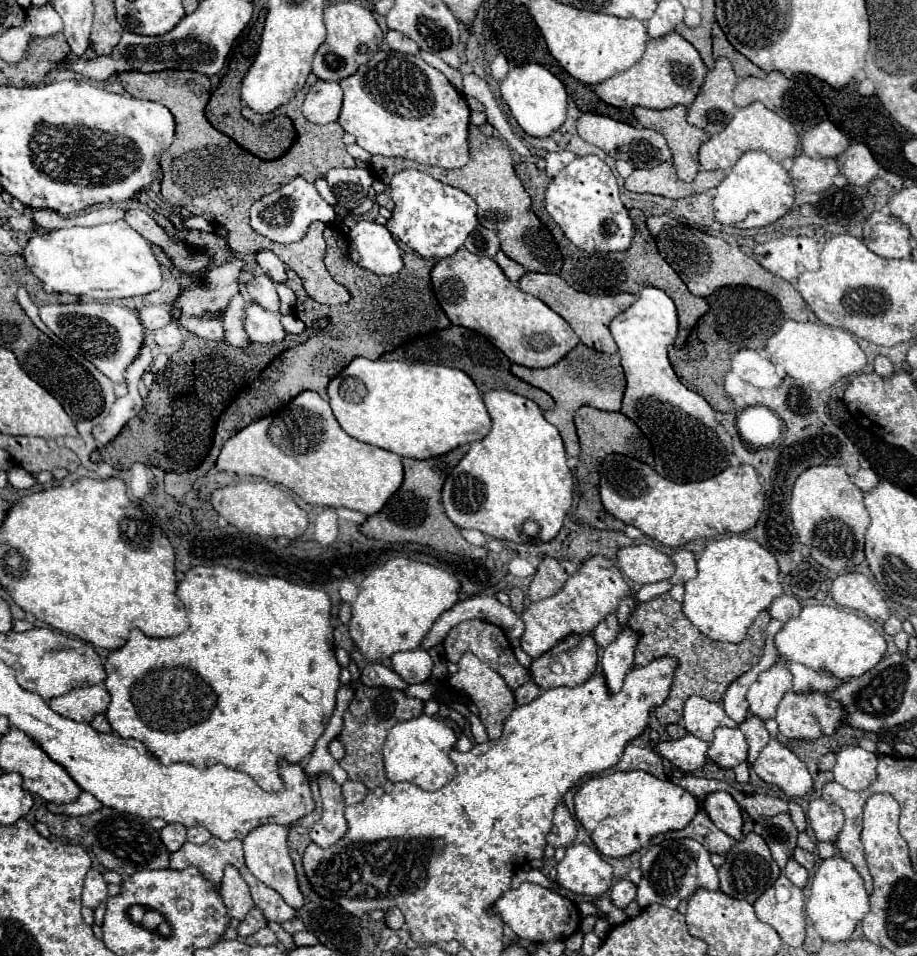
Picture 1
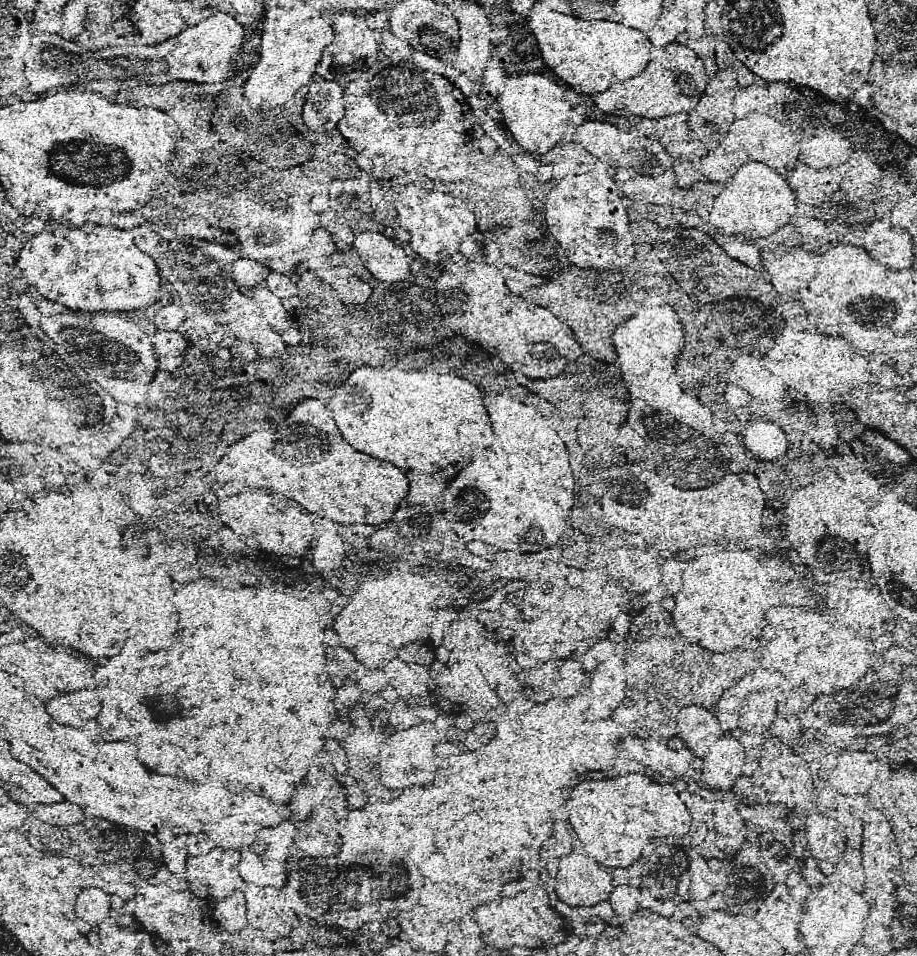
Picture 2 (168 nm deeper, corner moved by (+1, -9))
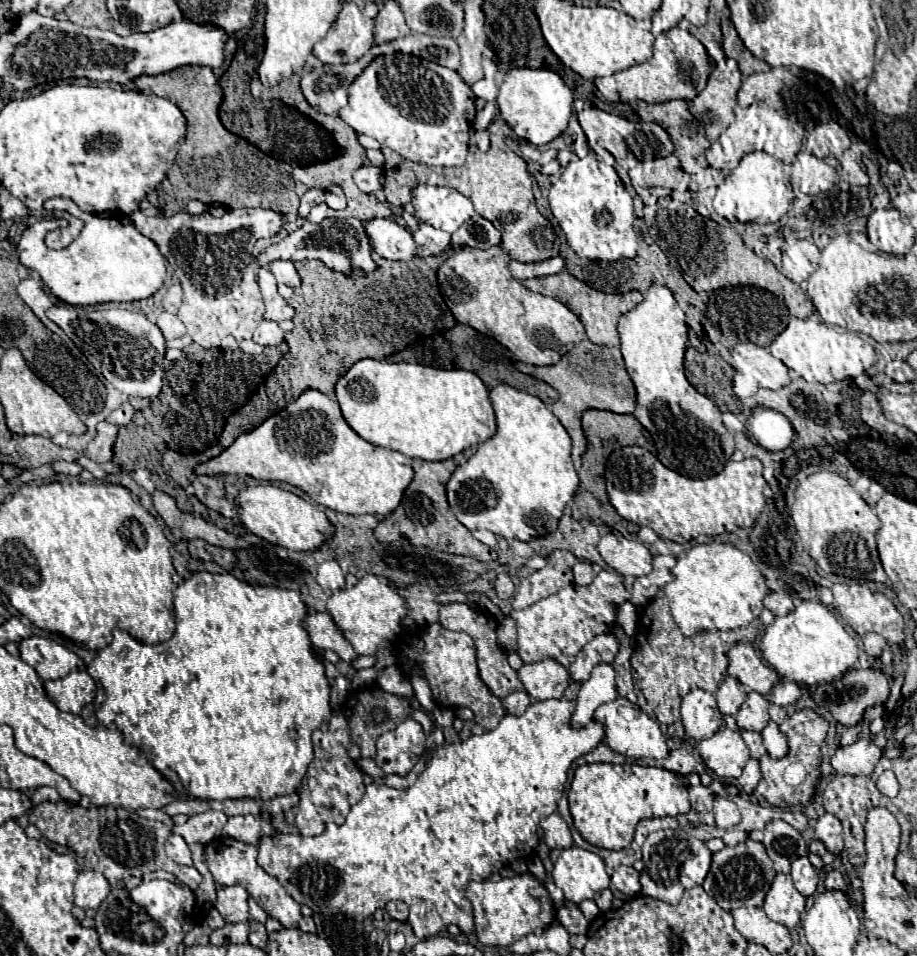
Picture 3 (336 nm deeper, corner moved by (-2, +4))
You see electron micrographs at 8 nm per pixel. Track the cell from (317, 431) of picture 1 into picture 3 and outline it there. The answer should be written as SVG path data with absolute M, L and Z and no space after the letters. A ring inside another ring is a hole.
M306 390L300 394L292 404L288 404L278 414L270 416L264 424L260 424L256 430L240 434L232 446L228 446L220 456L198 464L194 468L196 474L238 474L238 476L252 476L256 480L266 482L288 482L300 490L304 490L316 504L322 504L330 510L342 512L342 514L392 514L400 500L404 490L414 478L412 472L412 458L406 458L400 452L394 452L390 448L374 446L366 440L362 440L348 424L342 422L342 412L338 402L330 400L326 394L318 390Z

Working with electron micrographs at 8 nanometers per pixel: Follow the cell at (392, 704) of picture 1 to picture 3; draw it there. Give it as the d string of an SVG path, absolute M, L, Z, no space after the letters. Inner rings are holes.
M368 688L368 690L360 690L356 696L356 704L352 708L352 714L348 718L348 726L350 726L350 736L352 742L360 746L362 750L362 758L374 758L376 754L376 740L388 732L394 730L394 726L398 726L400 722L404 722L410 714L410 706L404 698L388 694L380 688Z

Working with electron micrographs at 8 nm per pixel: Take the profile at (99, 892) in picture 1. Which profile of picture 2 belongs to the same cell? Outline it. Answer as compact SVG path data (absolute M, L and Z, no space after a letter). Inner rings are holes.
M89 887L79 893L77 897L77 917L91 925L99 925L111 911L111 895L97 889Z

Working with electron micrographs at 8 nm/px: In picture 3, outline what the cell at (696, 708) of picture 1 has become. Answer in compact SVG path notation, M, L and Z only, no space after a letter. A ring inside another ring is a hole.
M700 688L690 690L682 698L682 724L690 738L704 740L718 732L722 726L722 714L716 706L716 698Z

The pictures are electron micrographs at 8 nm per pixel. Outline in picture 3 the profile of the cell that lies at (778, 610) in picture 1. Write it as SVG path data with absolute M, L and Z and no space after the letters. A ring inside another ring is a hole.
M770 592L766 598L764 598L764 606L776 614L776 616L786 616L788 612L792 612L794 604L792 604L792 598L788 592Z

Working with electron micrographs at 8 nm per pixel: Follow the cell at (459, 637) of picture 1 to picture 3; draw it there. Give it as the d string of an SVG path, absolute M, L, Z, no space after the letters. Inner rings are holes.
M452 602L452 604L446 604L446 606L440 606L440 626L442 628L448 628L448 630L462 630L466 632L472 640L474 640L474 646L476 646L476 662L478 662L478 676L482 678L482 682L488 686L488 690L496 696L496 698L506 698L508 694L516 692L516 690L522 690L522 682L518 680L518 674L516 670L510 668L508 664L507 654L504 654L500 648L498 648L498 642L496 642L496 630L494 626L490 624L490 618L478 610L472 610L470 606L466 604L460 604L460 602Z

